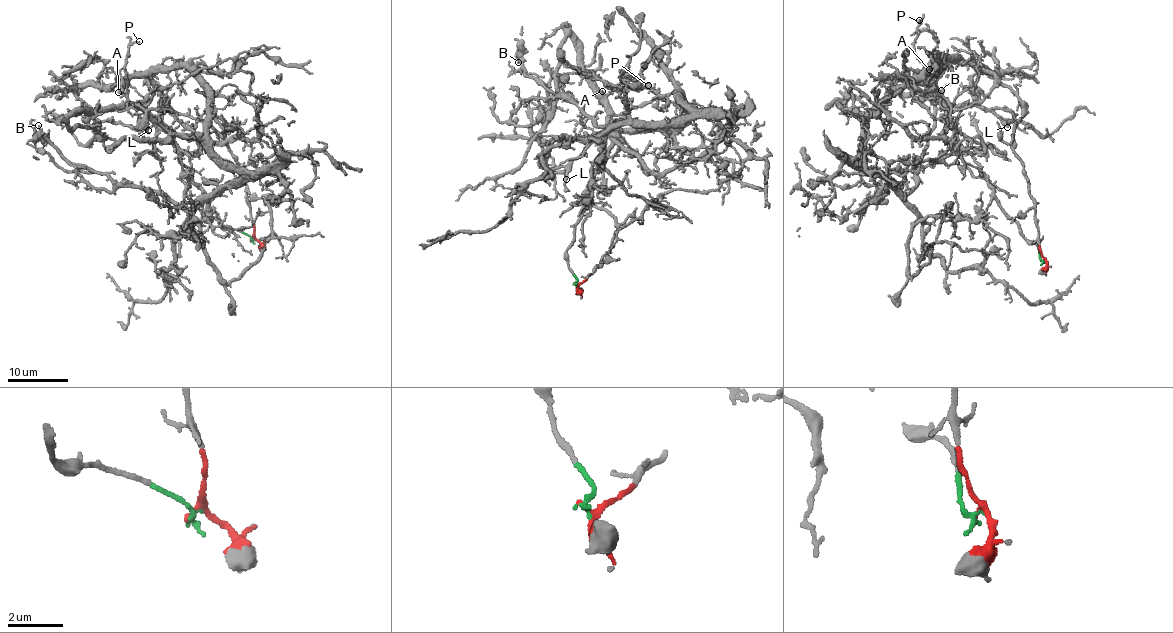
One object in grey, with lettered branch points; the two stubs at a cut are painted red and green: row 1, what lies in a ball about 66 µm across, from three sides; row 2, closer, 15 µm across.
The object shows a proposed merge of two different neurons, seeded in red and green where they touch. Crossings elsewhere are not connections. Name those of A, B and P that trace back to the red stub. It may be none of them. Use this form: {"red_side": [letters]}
{"red_side": ["B"]}

